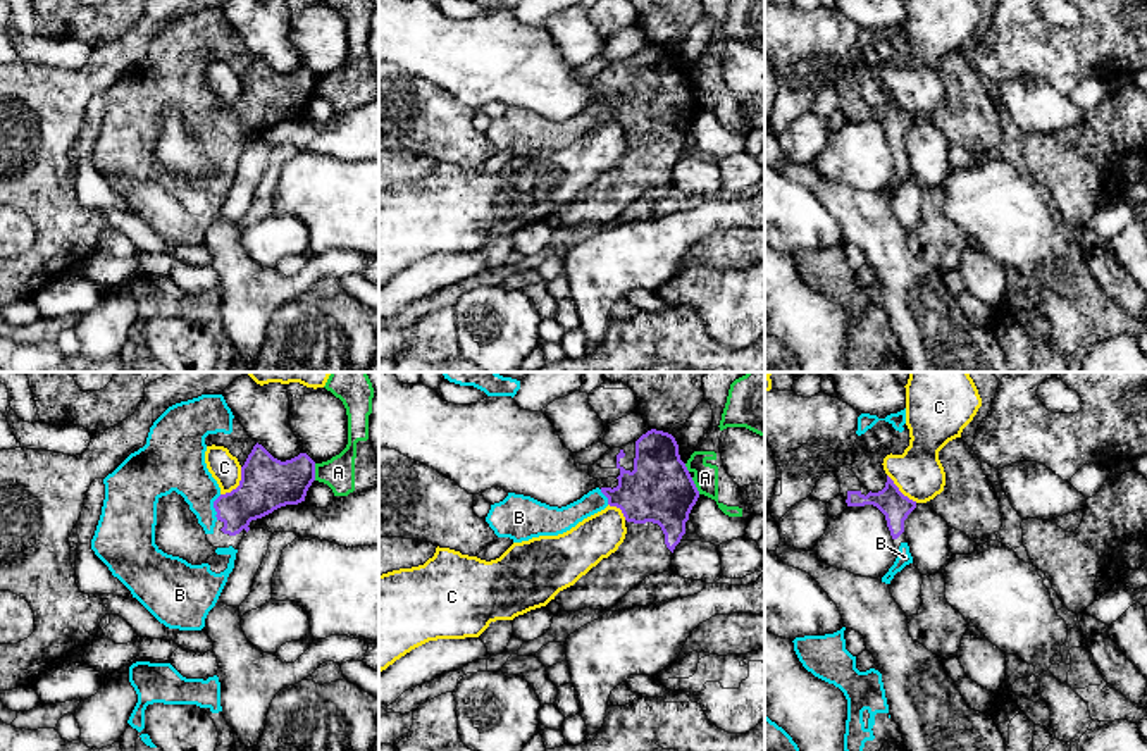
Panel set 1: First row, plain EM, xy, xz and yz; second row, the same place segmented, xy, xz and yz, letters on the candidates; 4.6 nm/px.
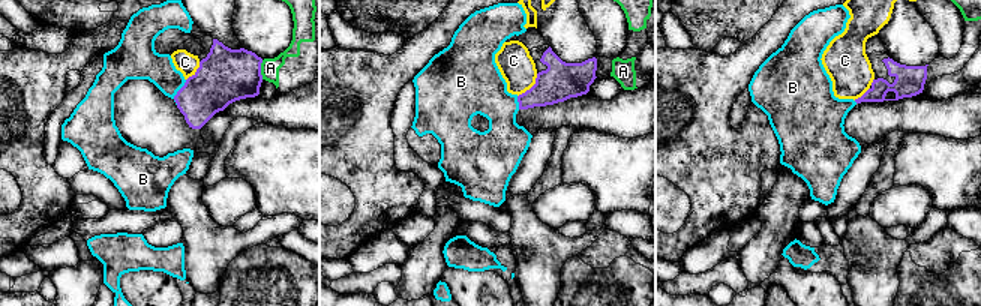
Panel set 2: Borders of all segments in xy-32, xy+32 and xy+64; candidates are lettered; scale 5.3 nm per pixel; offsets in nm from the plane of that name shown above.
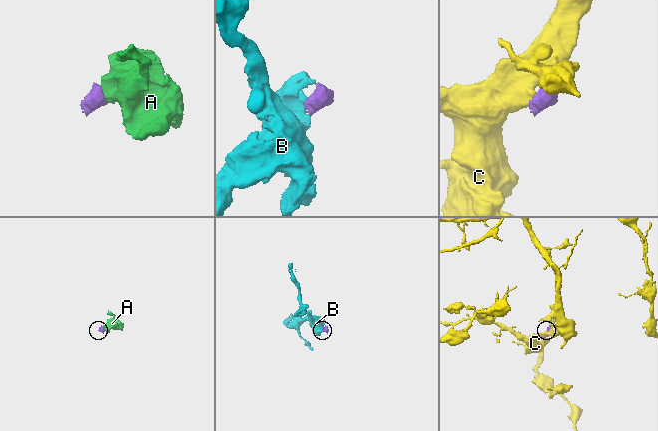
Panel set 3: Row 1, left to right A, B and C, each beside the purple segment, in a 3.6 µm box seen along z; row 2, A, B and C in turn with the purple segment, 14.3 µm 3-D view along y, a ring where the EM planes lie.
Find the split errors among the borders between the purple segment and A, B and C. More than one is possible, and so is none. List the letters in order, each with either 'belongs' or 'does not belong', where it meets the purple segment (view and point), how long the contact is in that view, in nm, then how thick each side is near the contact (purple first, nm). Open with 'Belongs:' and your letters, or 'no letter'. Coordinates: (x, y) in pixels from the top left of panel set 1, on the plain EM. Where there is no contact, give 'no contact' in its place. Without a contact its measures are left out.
Belongs: B
A: does not belong; contact xy (314, 86); length 80 nm; calibres 240 and 150 nm
B: belongs; contact xy (214, 121); length 120 nm; calibres 220 and 240 nm
C: does not belong; contact xy (240, 99); length 170 nm; calibres 240 and 140 nm

